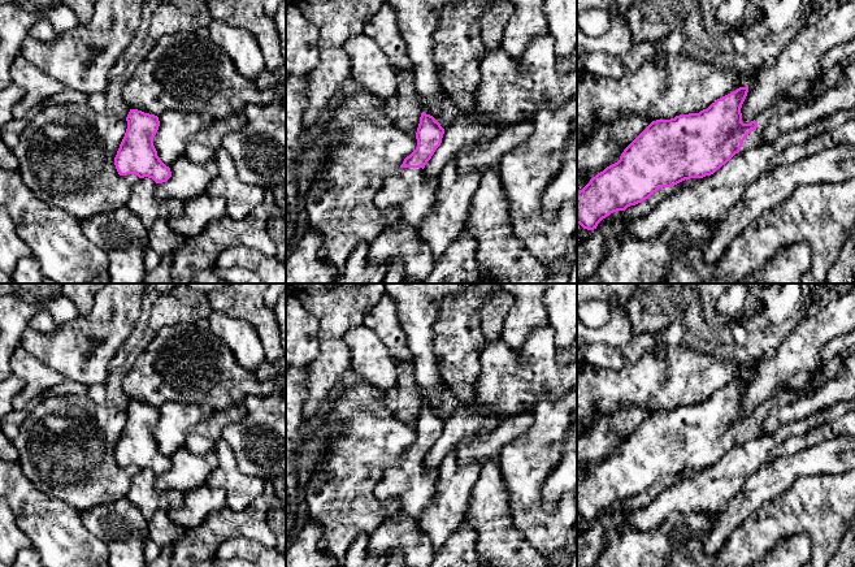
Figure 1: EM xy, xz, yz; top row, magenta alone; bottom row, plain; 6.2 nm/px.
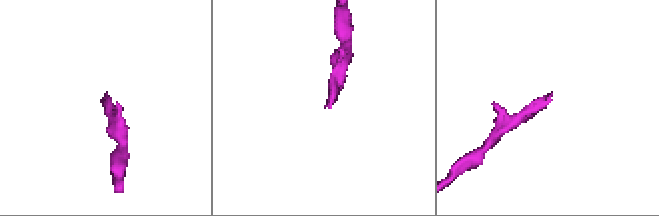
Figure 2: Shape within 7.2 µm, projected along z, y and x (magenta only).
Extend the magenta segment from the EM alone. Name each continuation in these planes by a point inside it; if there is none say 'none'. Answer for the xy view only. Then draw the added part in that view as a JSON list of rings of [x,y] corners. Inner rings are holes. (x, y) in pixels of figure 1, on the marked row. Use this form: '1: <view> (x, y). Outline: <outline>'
none

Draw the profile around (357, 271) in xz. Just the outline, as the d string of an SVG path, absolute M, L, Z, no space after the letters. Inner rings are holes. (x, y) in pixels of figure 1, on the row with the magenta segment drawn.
M359 242L333 284L383 284L390 267L387 264L369 265L368 251L369 243Z

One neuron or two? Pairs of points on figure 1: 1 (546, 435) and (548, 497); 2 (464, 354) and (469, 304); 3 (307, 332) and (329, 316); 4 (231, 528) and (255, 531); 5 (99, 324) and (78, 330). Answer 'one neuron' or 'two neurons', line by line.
1: two neurons
2: one neuron
3: two neurons
4: one neuron
5: one neuron

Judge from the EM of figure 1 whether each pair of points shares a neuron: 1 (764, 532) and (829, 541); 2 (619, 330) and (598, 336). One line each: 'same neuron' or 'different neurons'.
1: same neuron
2: same neuron

